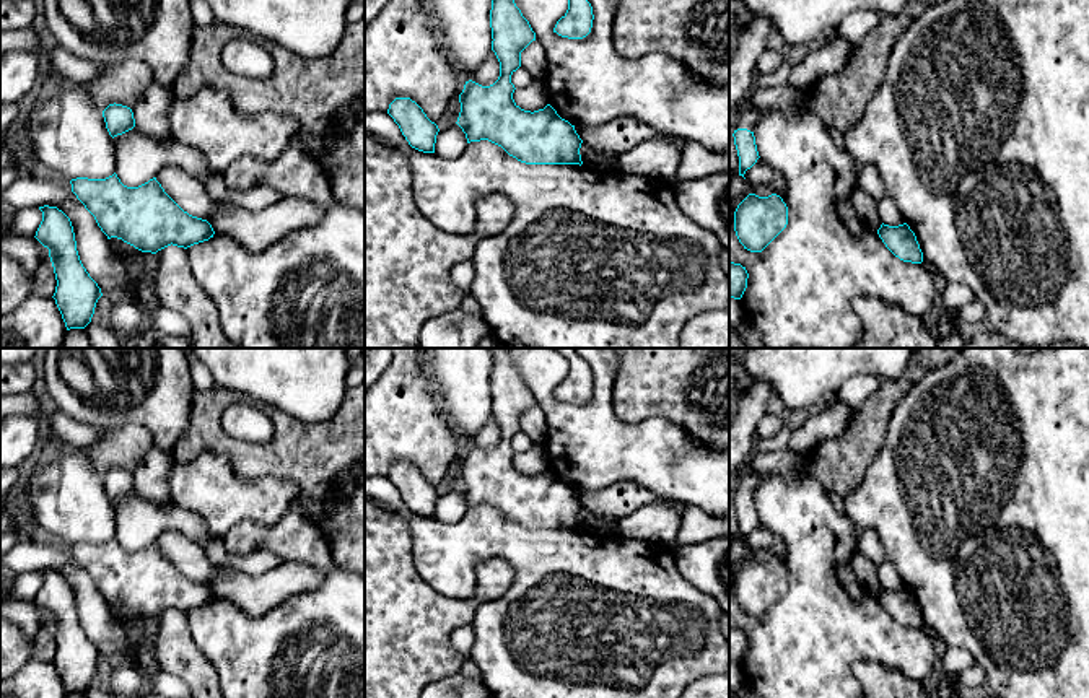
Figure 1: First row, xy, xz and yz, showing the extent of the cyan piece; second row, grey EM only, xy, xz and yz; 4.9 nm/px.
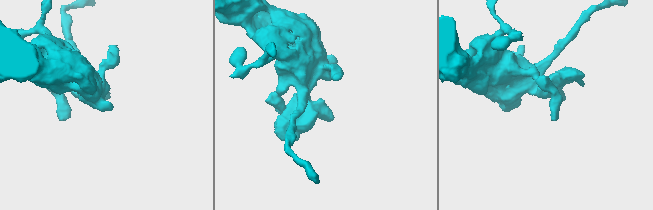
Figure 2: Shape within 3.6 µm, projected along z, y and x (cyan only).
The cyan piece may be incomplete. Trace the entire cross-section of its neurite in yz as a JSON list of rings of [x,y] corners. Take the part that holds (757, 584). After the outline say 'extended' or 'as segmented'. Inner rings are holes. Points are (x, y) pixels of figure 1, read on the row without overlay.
[[[749,558],[734,576],[734,595],[744,613],[762,617],[788,589],[788,571],[776,558]]] | as segmented

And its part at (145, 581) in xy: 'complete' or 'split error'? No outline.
complete

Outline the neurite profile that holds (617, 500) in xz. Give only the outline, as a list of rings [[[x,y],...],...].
[[[617,482],[591,493],[575,491],[575,495],[591,513],[617,521],[646,504],[667,504],[679,514],[689,508],[682,503],[666,503],[653,491],[633,482]]]

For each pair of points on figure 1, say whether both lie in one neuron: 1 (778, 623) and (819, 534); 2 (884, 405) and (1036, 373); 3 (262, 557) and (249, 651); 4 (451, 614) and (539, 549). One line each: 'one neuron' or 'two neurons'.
1: one neuron
2: two neurons
3: two neurons
4: two neurons

